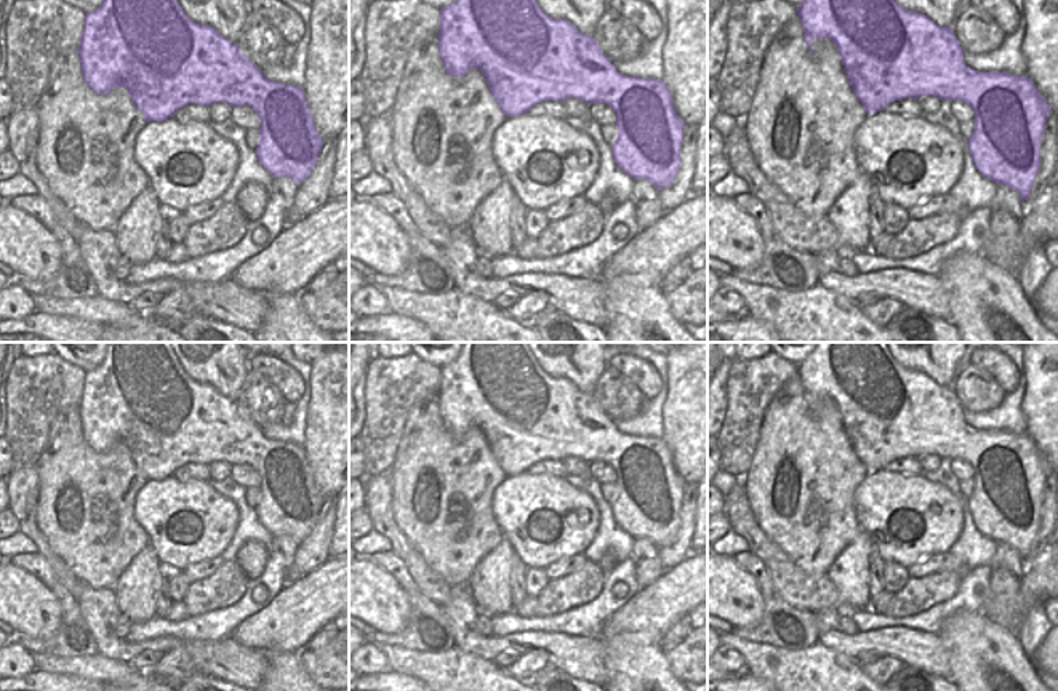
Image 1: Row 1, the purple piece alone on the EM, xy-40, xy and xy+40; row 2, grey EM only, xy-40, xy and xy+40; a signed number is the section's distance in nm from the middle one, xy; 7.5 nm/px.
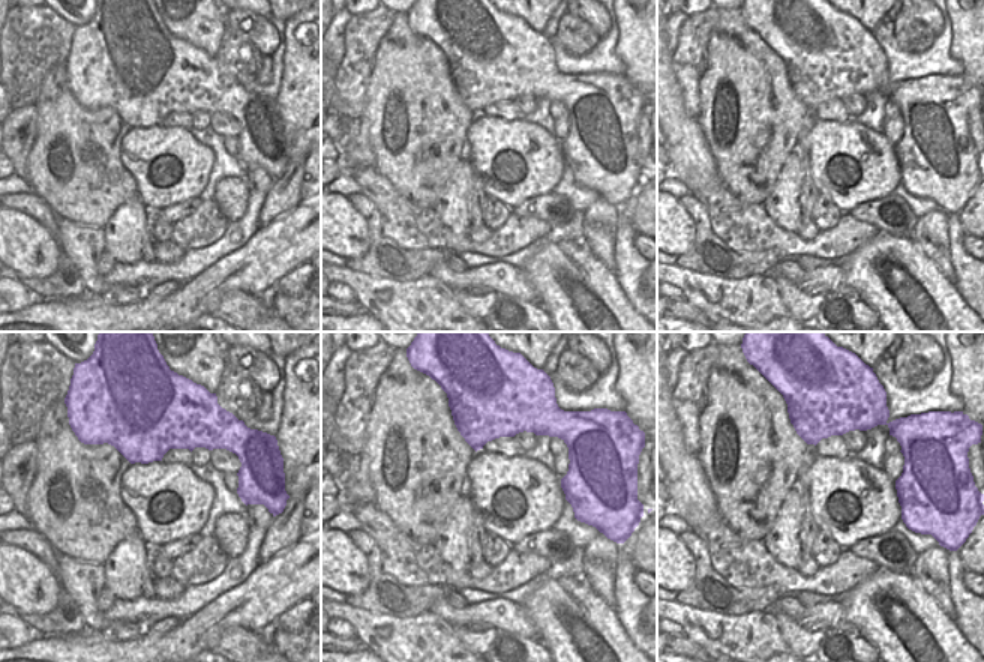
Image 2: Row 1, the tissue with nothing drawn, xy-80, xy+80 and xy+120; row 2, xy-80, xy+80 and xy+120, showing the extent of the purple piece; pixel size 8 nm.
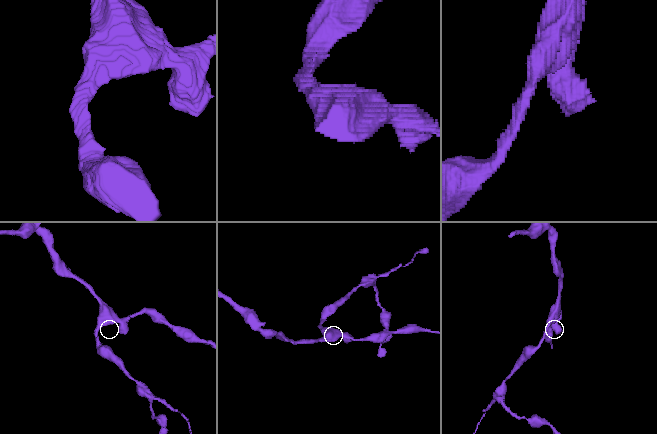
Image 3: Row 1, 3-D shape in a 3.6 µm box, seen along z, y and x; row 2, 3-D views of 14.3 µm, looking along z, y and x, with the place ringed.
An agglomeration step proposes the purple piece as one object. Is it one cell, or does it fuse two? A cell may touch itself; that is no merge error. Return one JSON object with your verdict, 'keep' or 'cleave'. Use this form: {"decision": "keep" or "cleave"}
{"decision": "keep"}

